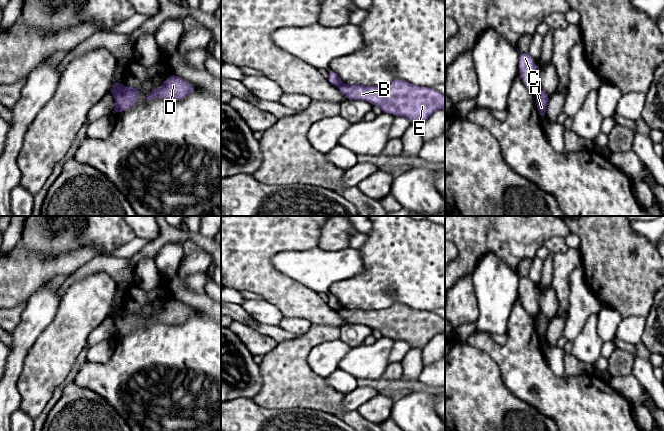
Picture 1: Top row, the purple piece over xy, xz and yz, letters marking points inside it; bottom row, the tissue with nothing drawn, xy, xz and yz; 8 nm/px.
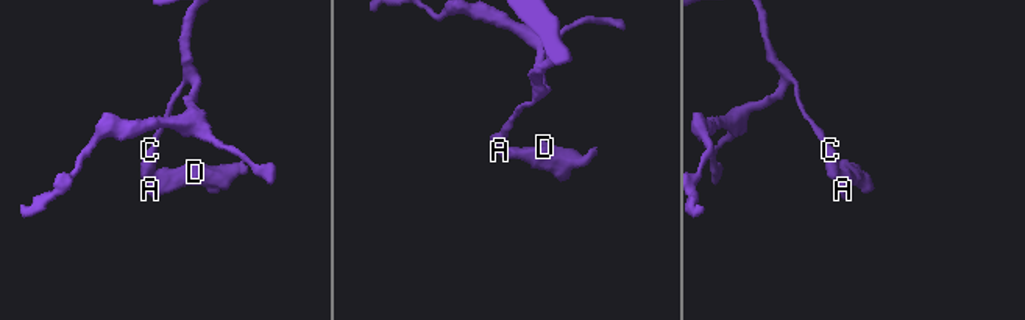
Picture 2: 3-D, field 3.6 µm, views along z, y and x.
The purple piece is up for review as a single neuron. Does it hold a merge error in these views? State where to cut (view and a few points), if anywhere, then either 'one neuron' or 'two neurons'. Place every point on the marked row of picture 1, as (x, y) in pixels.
cut xy (121, 84), (113, 94); two neurons

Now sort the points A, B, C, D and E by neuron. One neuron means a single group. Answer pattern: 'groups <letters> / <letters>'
groups A B D E / C

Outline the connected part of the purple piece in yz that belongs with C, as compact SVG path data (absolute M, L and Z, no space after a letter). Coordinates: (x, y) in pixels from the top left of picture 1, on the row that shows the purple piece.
M519 53L519 75L524 85L534 94L539 90L537 66L529 53Z

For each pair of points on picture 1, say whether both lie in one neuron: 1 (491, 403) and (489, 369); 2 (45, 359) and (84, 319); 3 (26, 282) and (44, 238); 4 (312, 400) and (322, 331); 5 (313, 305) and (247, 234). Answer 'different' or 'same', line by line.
1: same
2: same
3: different
4: same
5: same

